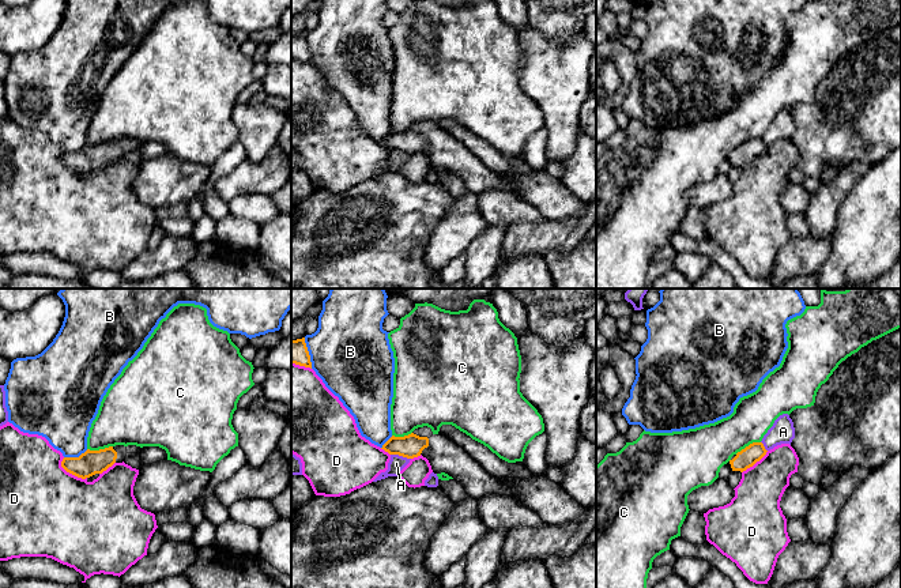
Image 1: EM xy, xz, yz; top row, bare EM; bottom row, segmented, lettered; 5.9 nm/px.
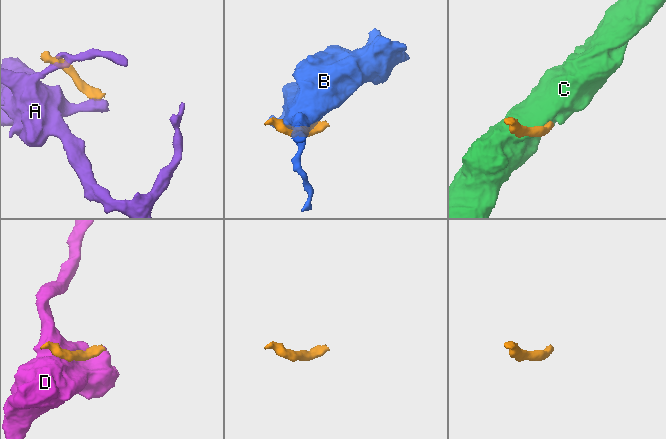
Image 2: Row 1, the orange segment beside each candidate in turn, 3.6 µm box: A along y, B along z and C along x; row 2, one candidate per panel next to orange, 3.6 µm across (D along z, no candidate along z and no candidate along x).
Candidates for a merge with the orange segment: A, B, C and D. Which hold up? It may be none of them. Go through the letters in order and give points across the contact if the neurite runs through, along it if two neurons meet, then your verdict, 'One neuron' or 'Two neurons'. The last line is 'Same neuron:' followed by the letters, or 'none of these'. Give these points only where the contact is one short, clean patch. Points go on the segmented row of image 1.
A: Boundary: xz (391, 453), (410, 459). Two neurons
B: Two neurons
C: Boundary: xy (112, 445), (104, 449), (87, 449). Two neurons
D: Two neurons
Same neuron: none of these

